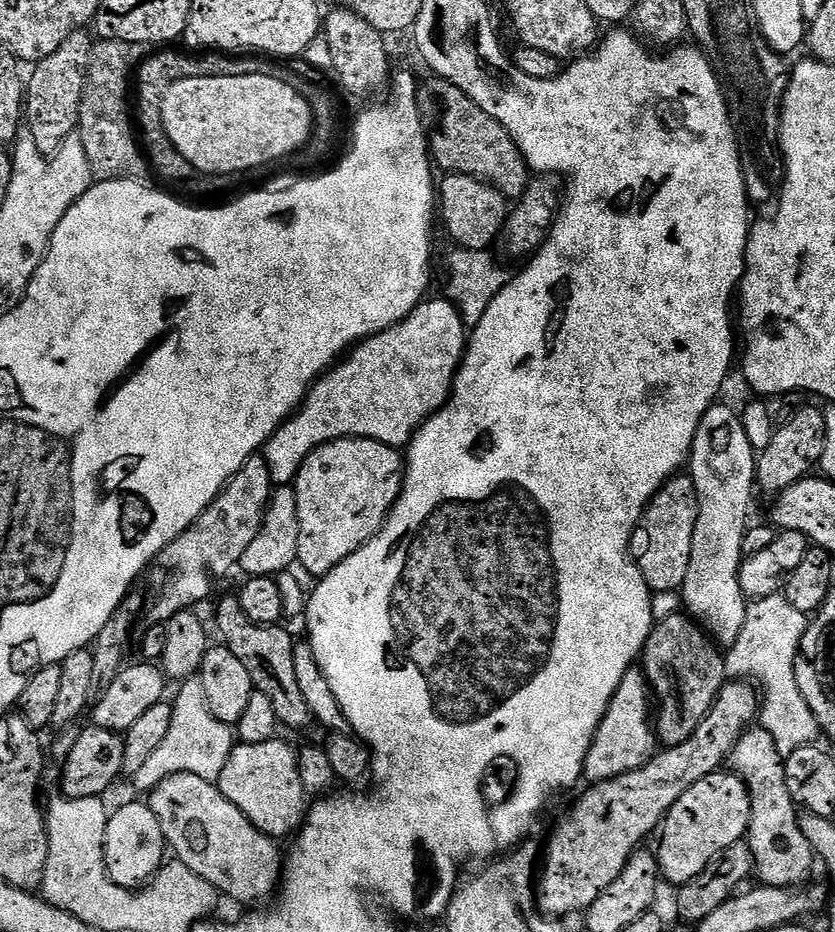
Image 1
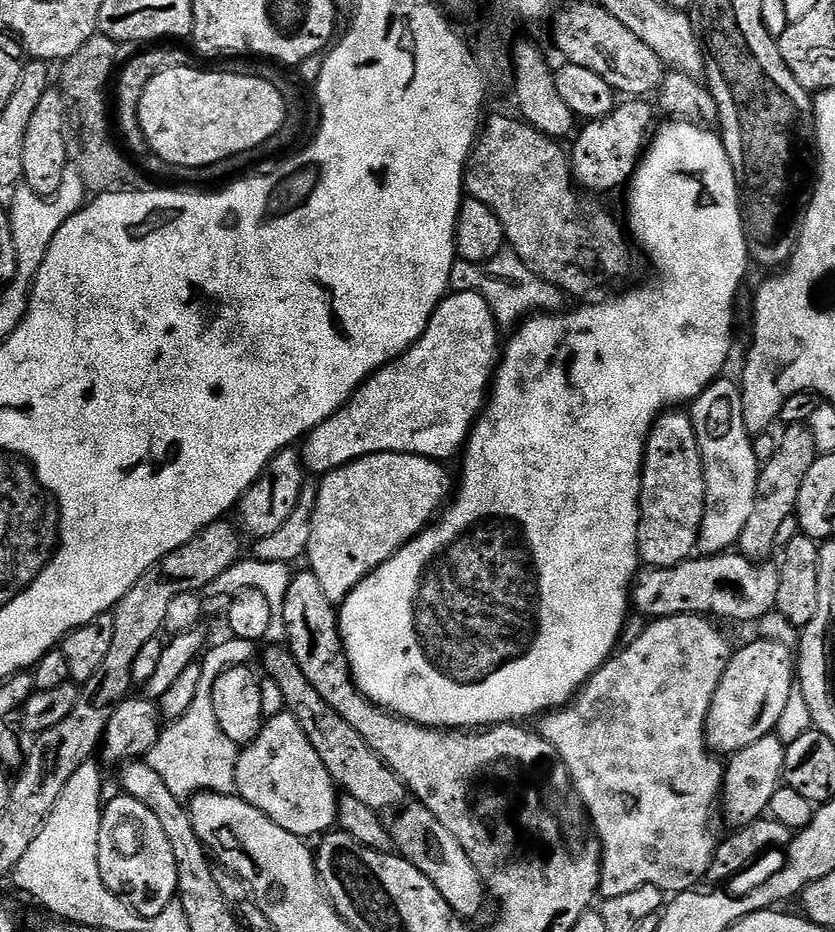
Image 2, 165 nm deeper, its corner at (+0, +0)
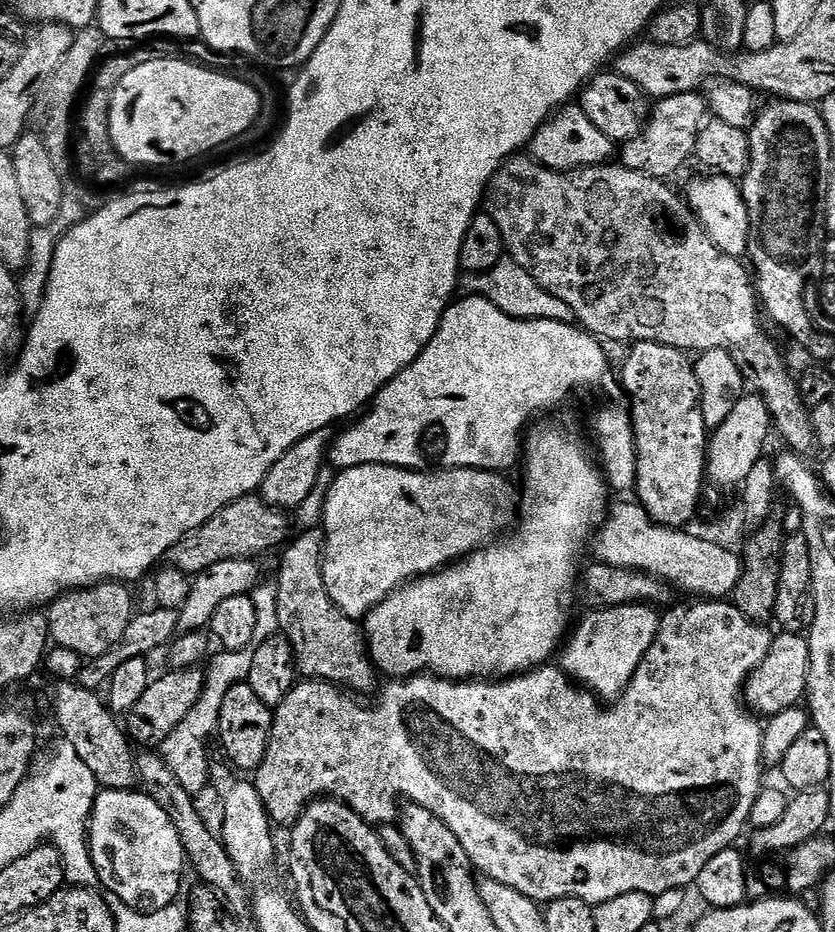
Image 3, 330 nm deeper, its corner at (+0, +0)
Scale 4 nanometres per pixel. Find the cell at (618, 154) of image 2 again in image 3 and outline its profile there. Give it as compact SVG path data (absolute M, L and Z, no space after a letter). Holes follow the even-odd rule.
M687 92L667 96L651 105L644 128L638 135L623 141L618 152L619 163L630 170L669 178L689 159L693 159L695 139L698 138L699 124L706 115L706 100L700 92Z

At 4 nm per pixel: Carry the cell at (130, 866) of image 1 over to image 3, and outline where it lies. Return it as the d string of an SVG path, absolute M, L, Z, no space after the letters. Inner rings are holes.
M101 791L92 807L88 843L101 885L105 884L119 903L151 913L177 903L180 871L186 868L184 847L174 822L143 791Z

